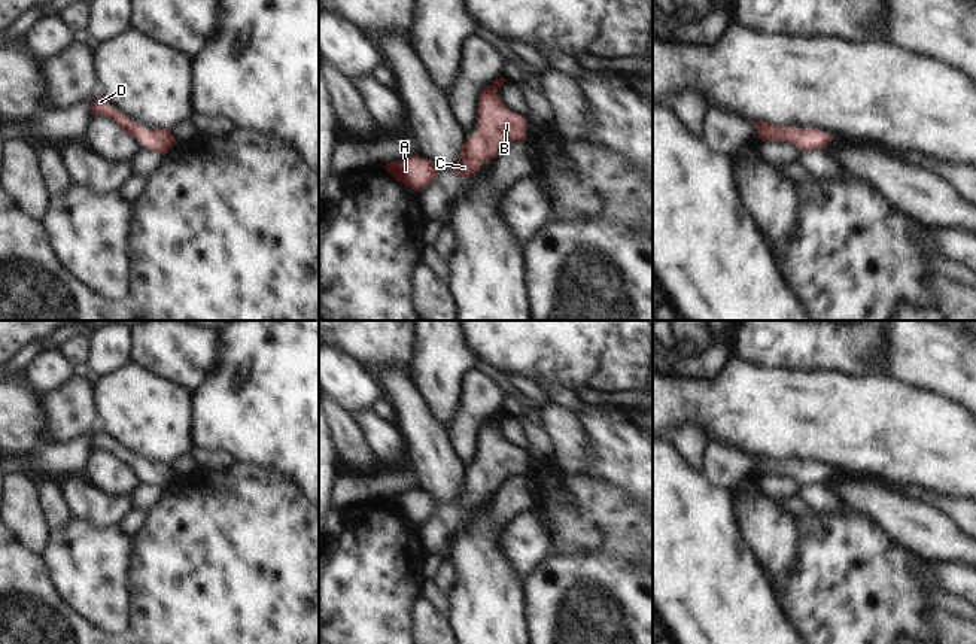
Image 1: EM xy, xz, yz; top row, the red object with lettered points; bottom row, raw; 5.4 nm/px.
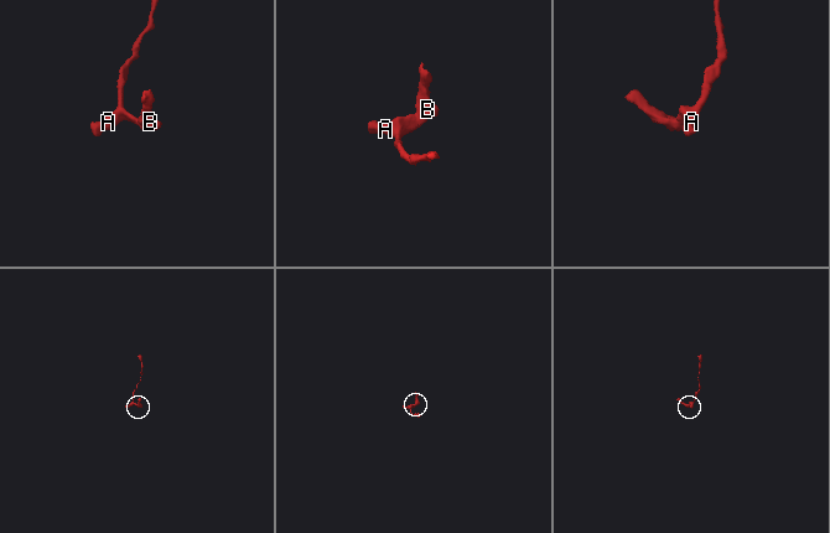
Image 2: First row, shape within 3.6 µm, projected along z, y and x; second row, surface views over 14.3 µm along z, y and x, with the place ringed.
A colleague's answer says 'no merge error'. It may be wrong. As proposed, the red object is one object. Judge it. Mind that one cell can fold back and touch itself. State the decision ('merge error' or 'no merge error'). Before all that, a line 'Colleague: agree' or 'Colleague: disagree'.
Colleague: agree
no merge error

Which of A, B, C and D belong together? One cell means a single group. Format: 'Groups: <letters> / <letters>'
Groups: A B C D

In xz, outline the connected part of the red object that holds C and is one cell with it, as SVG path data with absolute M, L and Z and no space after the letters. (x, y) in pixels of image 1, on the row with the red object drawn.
M501 76L478 97L478 131L465 140L460 158L453 167L463 179L475 174L483 161L496 158L507 145L526 142L527 119L510 110L496 94L505 82Z

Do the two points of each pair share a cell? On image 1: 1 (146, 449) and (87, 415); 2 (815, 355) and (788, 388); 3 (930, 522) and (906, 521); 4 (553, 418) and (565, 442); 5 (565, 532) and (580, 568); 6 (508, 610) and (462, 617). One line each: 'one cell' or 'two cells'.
1: two cells
2: two cells
3: one cell
4: one cell
5: two cells
6: one cell

